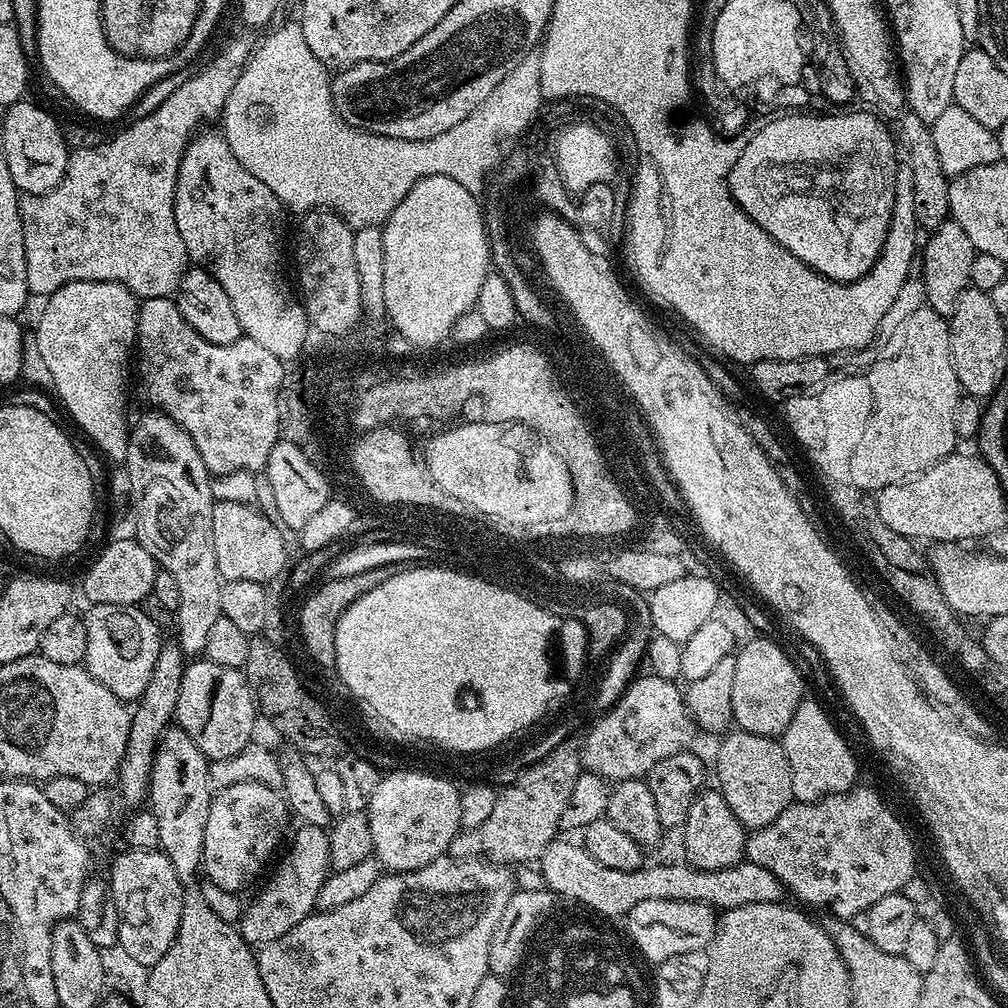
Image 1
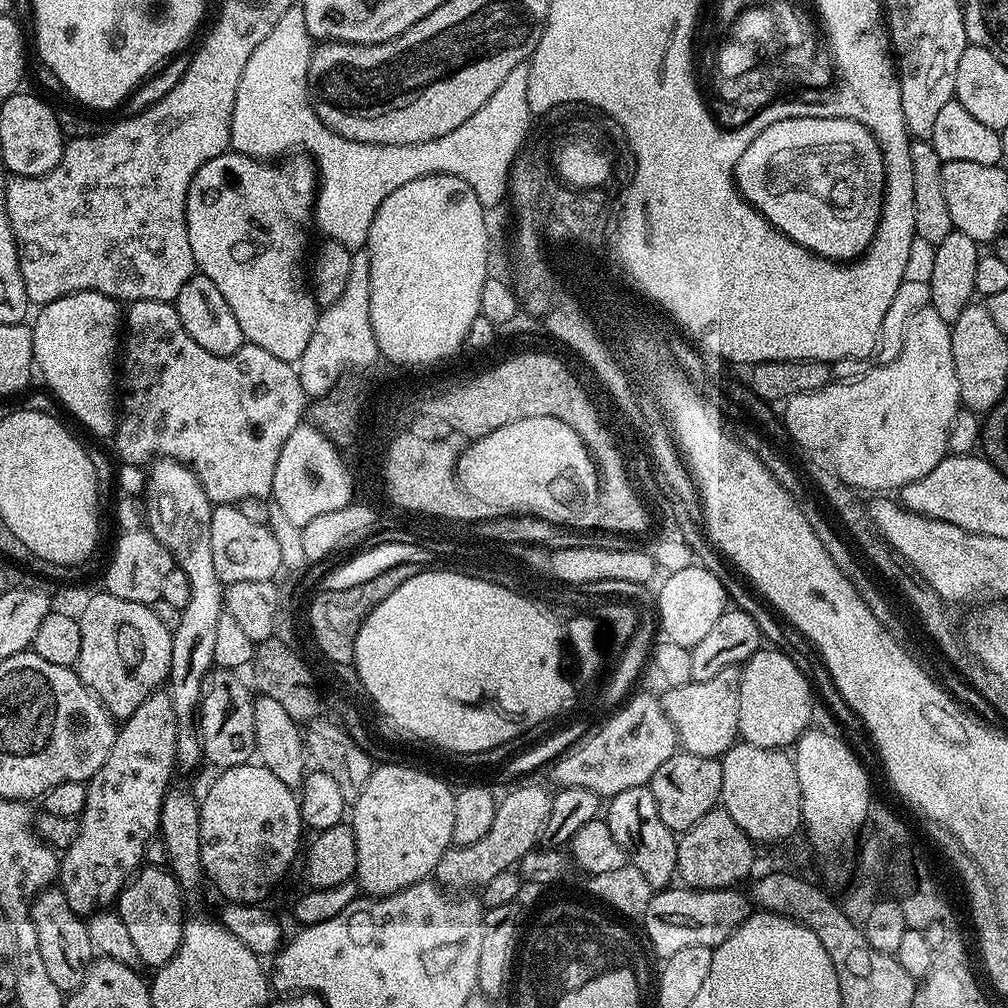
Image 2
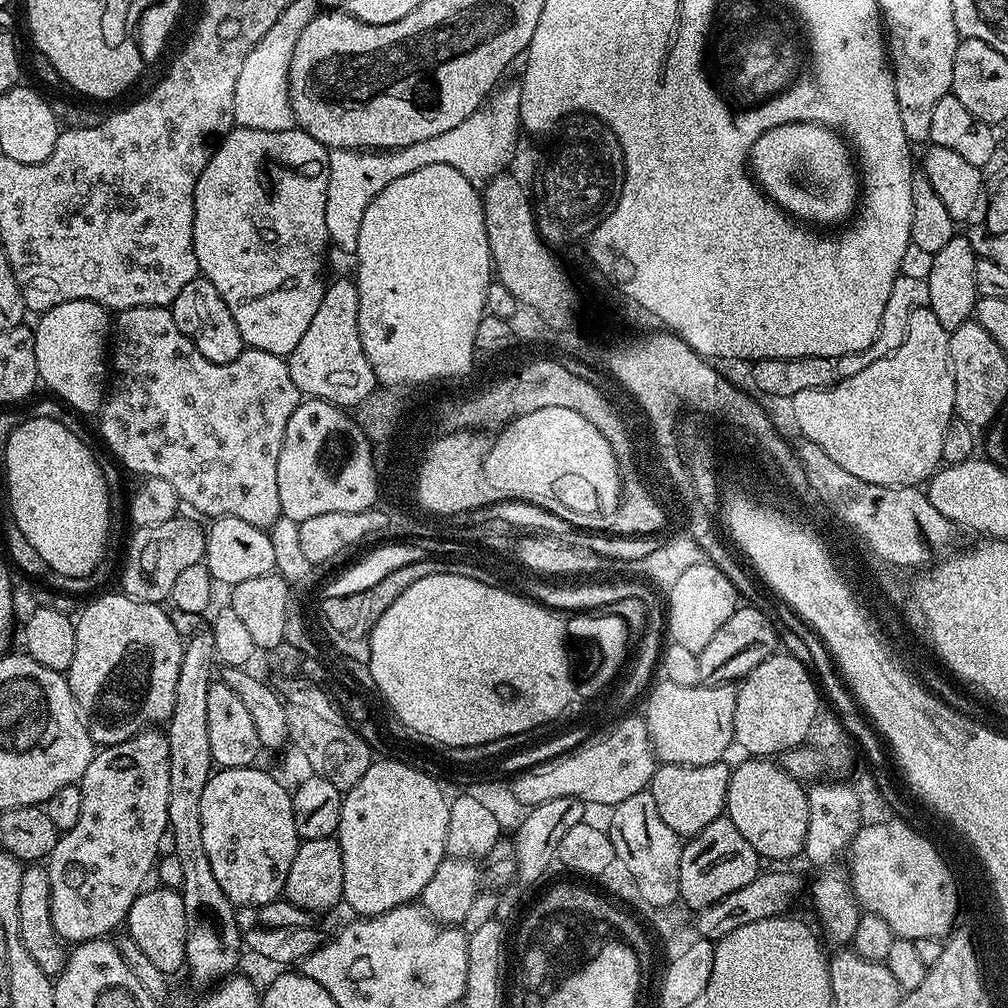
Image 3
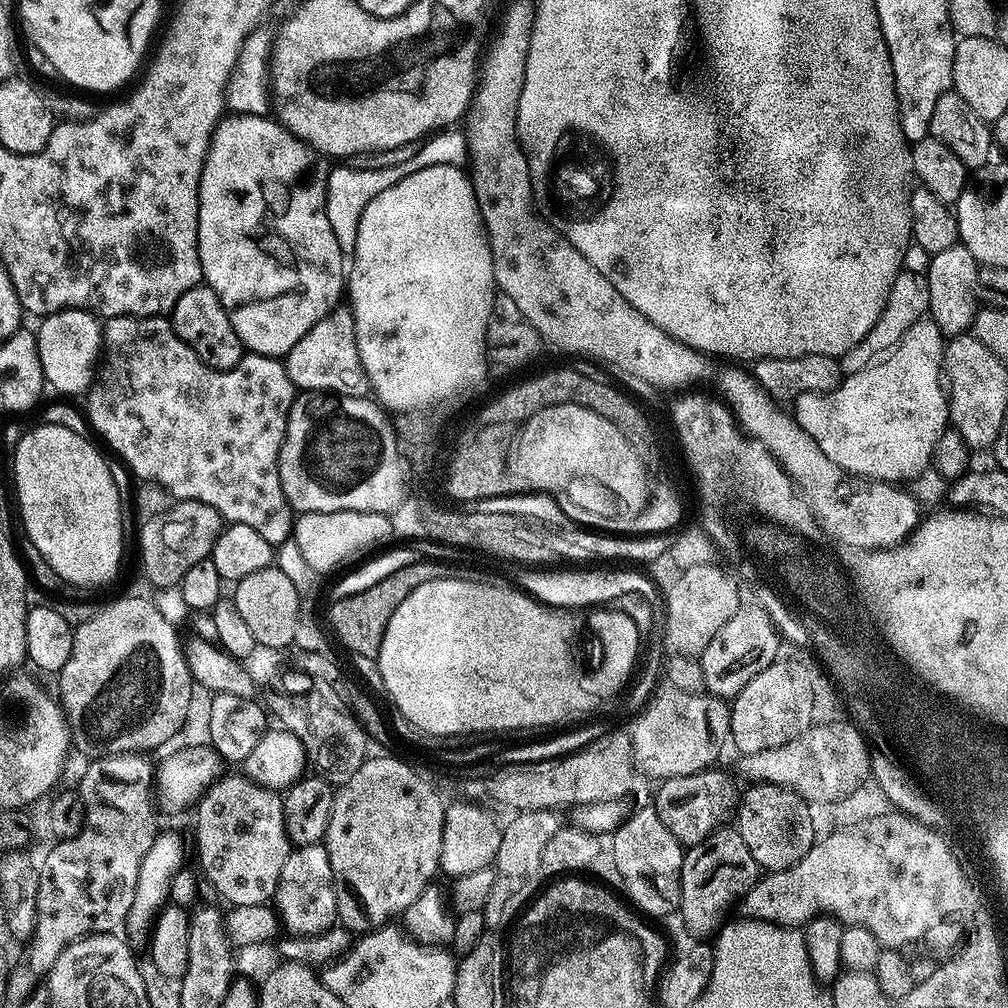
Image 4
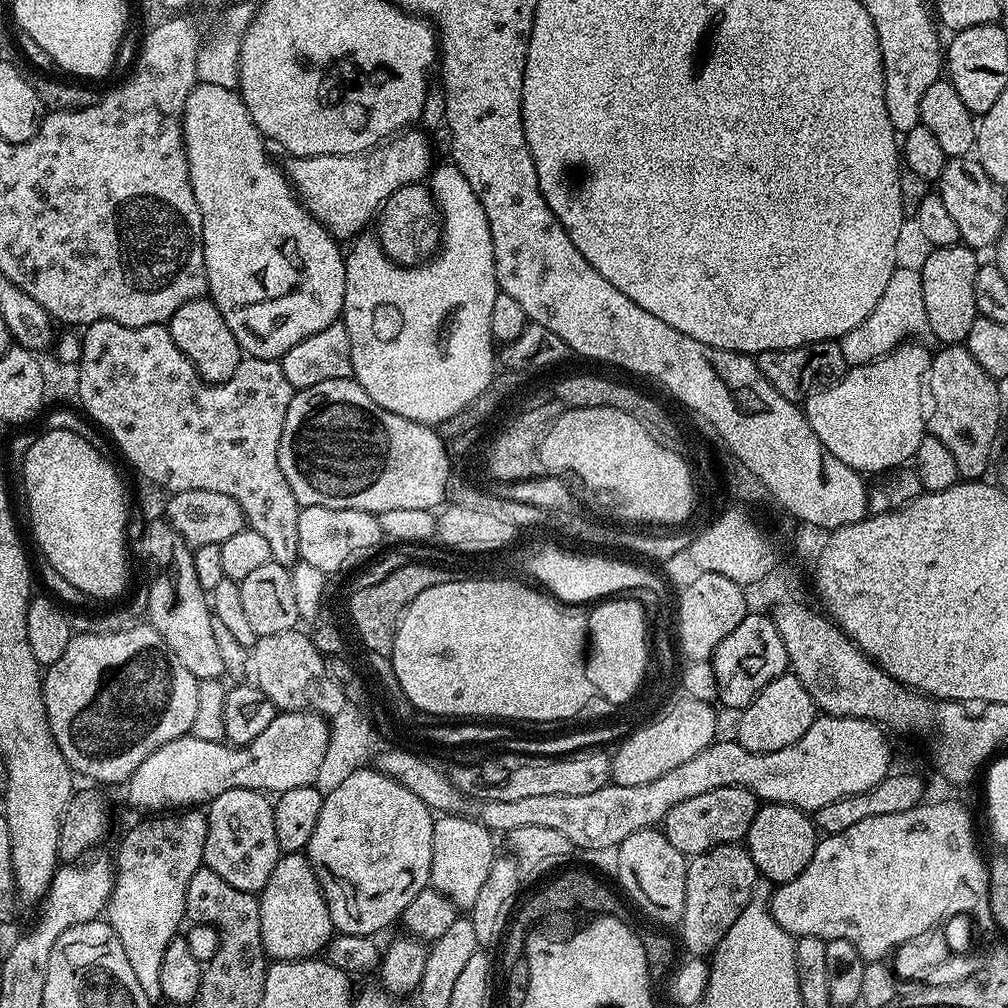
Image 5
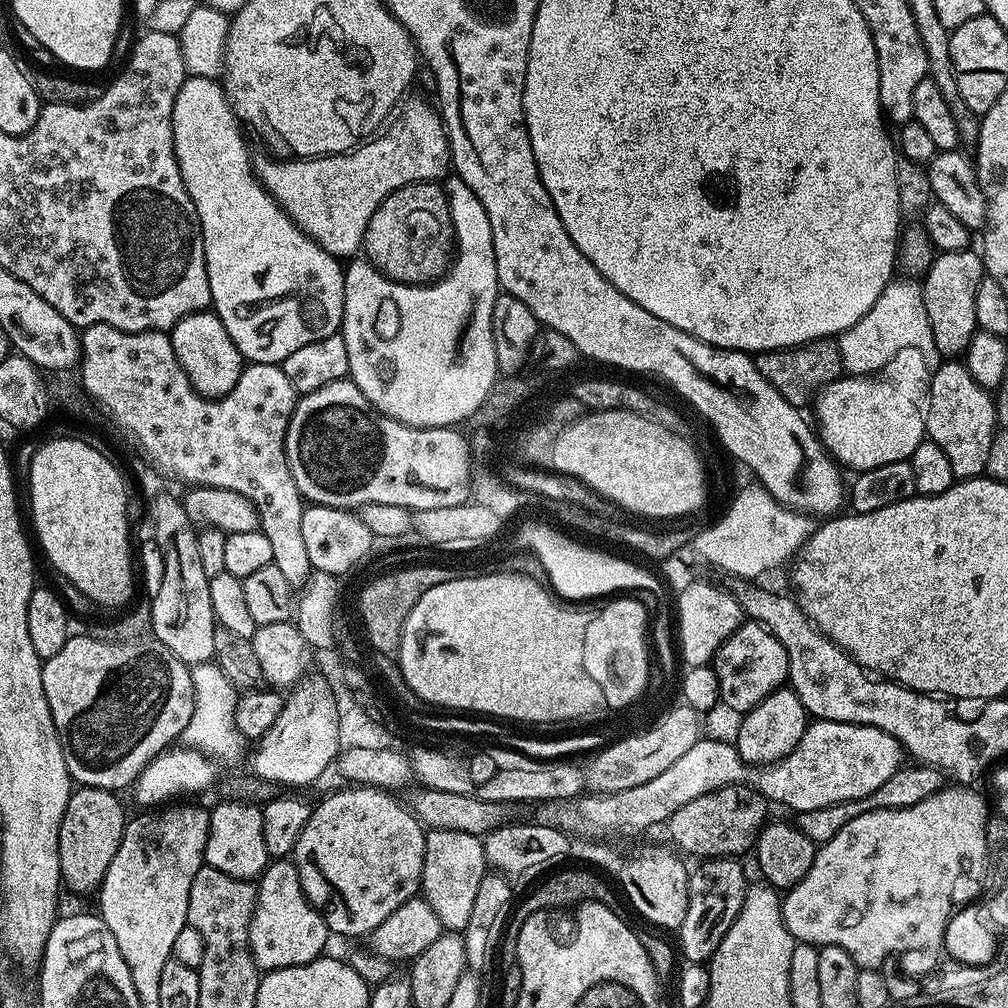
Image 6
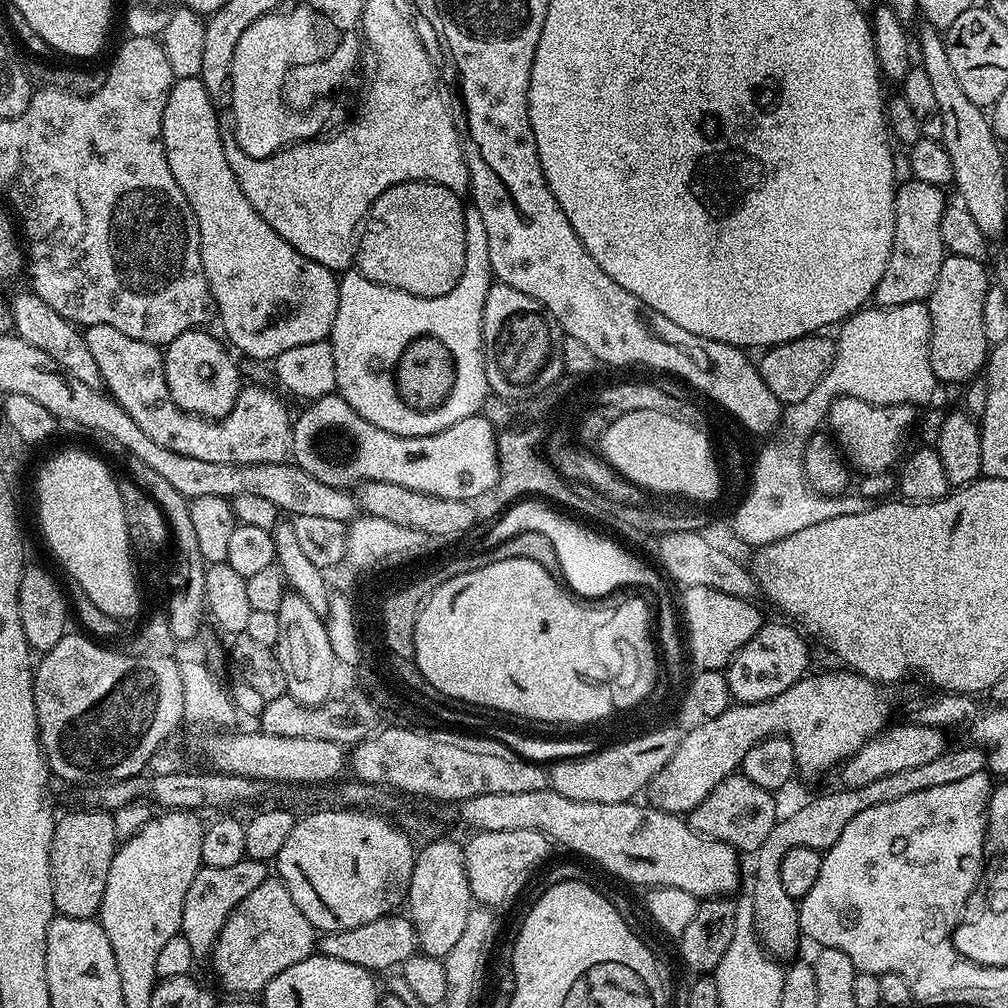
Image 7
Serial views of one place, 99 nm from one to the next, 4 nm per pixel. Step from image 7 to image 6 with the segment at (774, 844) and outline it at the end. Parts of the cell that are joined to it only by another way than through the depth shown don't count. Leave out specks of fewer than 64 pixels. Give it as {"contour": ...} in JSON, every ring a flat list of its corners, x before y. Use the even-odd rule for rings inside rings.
{"contour":[[921,762,912,765,914,765,913,768,902,766,897,772,890,774,890,778,886,778,886,782,882,782,882,786,878,786,878,790,874,790,874,794,870,794,866,798,838,802,834,806,818,806,818,810,806,810,799,813,794,820,796,829,802,834,806,834,806,838,816,841,817,845,825,844,827,840,834,838,834,834,838,834,838,830,842,830,842,826,846,826,846,822,854,822,854,818,858,818,862,814,883,808,914,806,918,802,922,802,922,798,930,798,930,794,945,787,945,769,937,767,935,764]]}

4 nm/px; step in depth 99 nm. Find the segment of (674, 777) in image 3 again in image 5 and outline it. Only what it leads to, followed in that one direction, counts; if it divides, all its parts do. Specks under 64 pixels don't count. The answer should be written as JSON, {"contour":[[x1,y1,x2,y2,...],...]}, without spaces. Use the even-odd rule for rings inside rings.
{"contour":[[715,788,706,790,706,794,697,794,694,798,686,798,671,808,662,821,662,831,665,838,686,858,691,858,710,851,721,844,735,844,743,841,750,830,750,822,754,822,754,814,758,807,758,798,745,788]]}

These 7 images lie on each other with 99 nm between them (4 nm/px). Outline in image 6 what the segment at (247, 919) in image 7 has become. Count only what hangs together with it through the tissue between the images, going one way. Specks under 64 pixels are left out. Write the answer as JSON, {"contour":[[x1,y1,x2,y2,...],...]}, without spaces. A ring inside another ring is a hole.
{"contour":[[288,858,273,859,258,877,256,909,248,926,248,949,257,969,293,968,318,960,328,939,328,923,306,898,295,864]]}

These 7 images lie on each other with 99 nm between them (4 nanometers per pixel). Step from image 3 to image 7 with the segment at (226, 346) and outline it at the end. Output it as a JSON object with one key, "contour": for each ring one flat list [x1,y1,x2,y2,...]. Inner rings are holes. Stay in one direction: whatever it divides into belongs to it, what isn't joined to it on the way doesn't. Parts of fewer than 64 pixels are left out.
{"contour":[[191,328,189,332,178,334,178,338,174,338,174,342,163,349,166,386,170,390,170,398,174,398,183,412,202,416,205,420,221,420,223,416,230,414,240,393,242,381,240,368,232,361,233,353,221,344,208,330]]}

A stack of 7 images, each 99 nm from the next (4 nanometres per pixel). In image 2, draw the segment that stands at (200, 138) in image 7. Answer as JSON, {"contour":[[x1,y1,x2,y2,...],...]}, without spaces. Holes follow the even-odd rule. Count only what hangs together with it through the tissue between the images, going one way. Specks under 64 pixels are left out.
{"contour":[[223,152,218,158,210,158,210,162,206,162,206,166,202,166,198,174,194,174,186,198,186,230,190,234,190,250,194,250,194,262,199,275,210,278,210,282,218,286,222,298,226,298,226,306,234,310,234,318,238,318,238,326,242,326,242,334,247,343,274,354,274,358,282,358,289,362,298,362,302,358,302,350,306,350,306,342,310,342,310,334,314,330,318,315,316,297,312,295,310,280,306,275,306,256,304,260,304,247,308,244,308,227,311,229,314,224,318,173,315,163,307,155,300,154,292,159,296,158,297,160,292,160,289,164,280,164,255,160,253,156,243,156,241,152]]}

